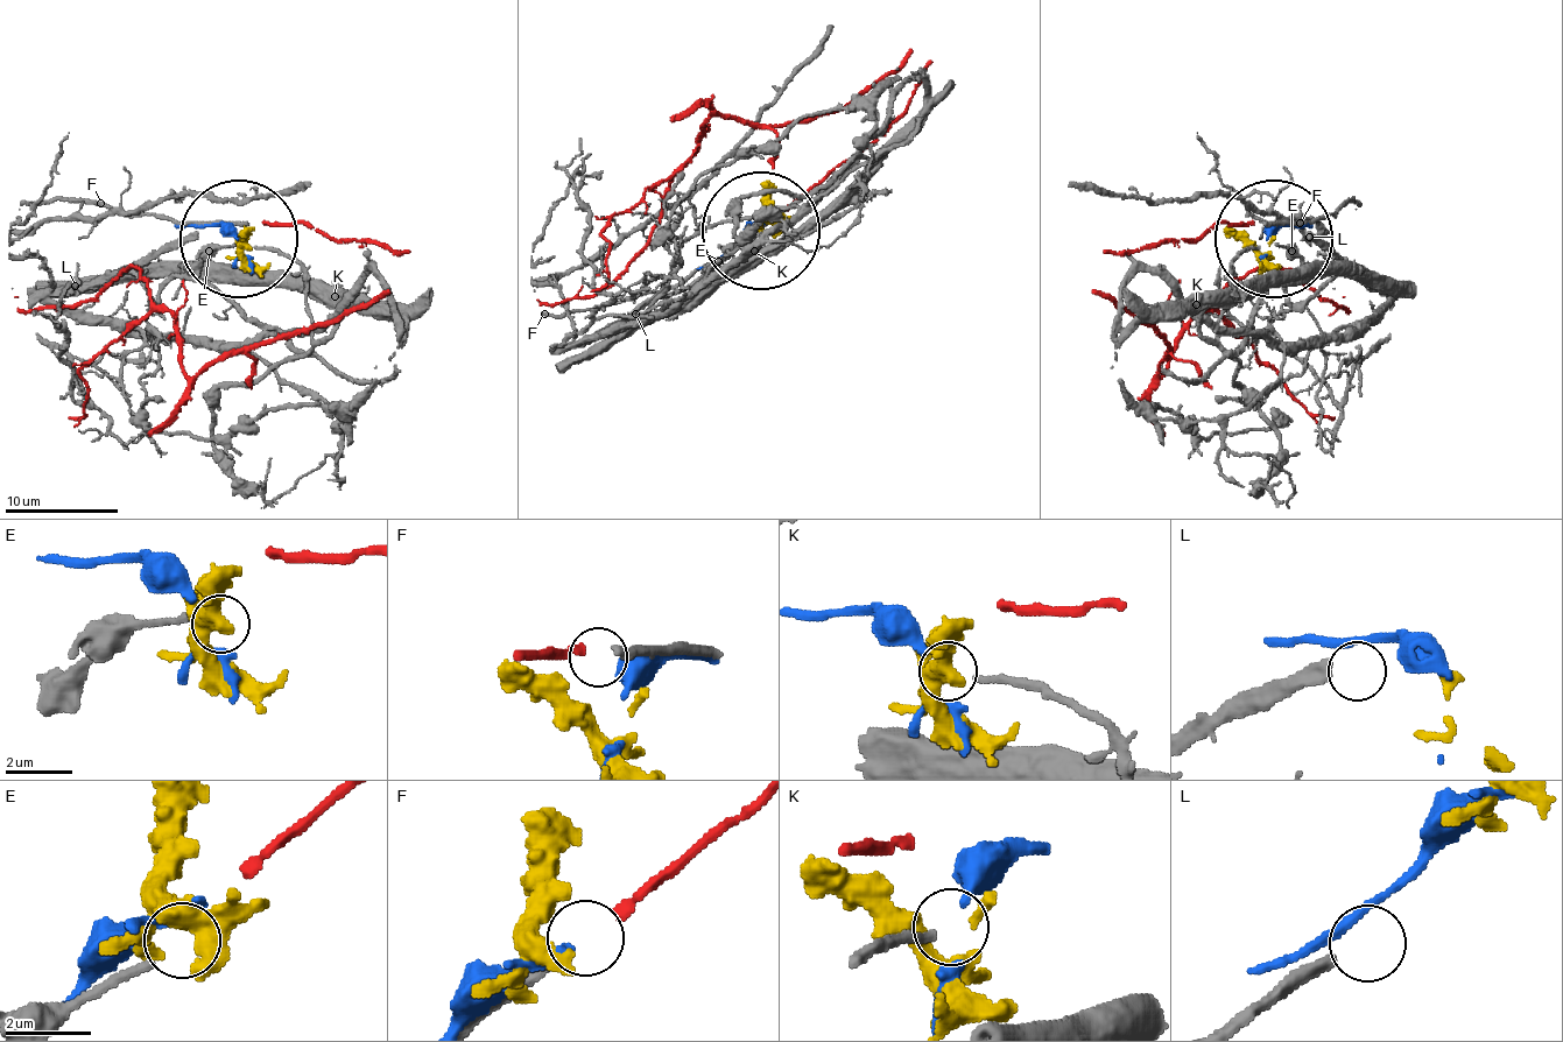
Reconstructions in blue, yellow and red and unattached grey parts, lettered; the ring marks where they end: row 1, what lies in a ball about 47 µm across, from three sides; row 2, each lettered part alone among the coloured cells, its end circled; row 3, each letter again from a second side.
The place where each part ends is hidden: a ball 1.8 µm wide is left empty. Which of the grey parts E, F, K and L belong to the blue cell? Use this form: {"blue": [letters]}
{"blue": ["K"]}

